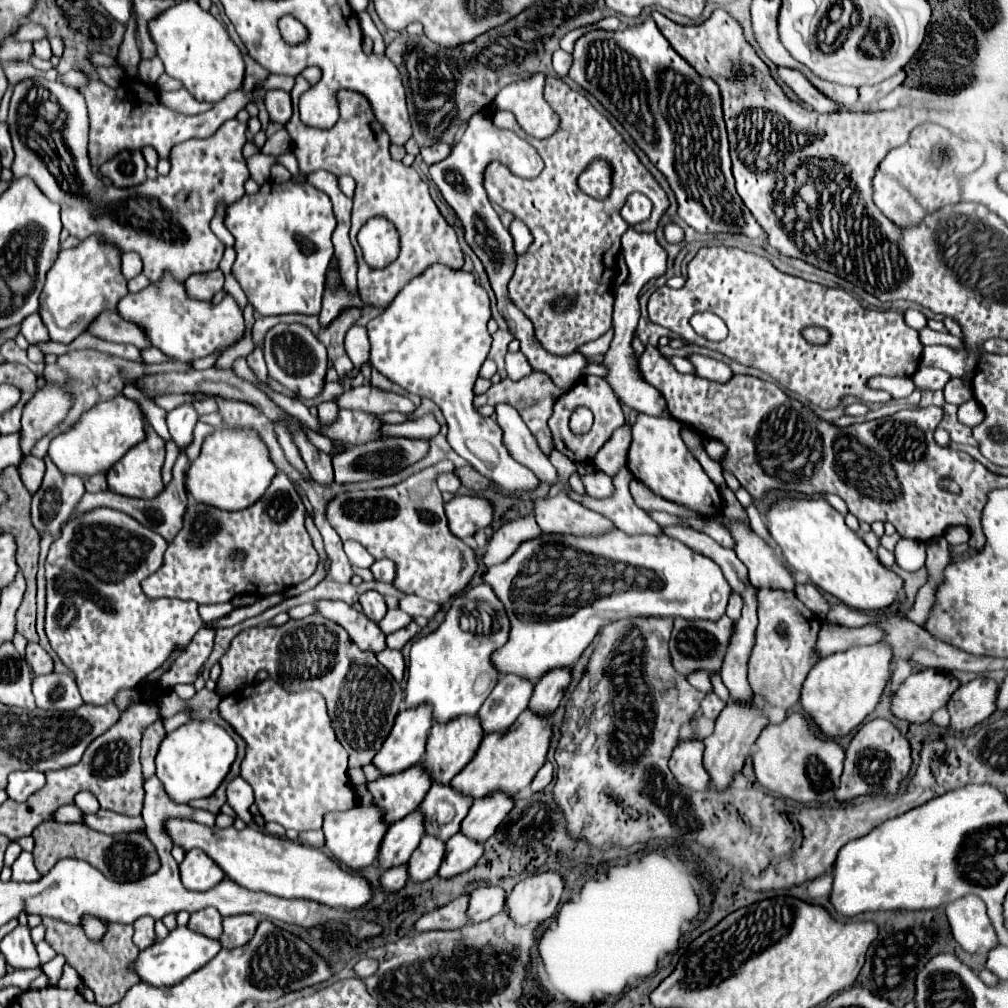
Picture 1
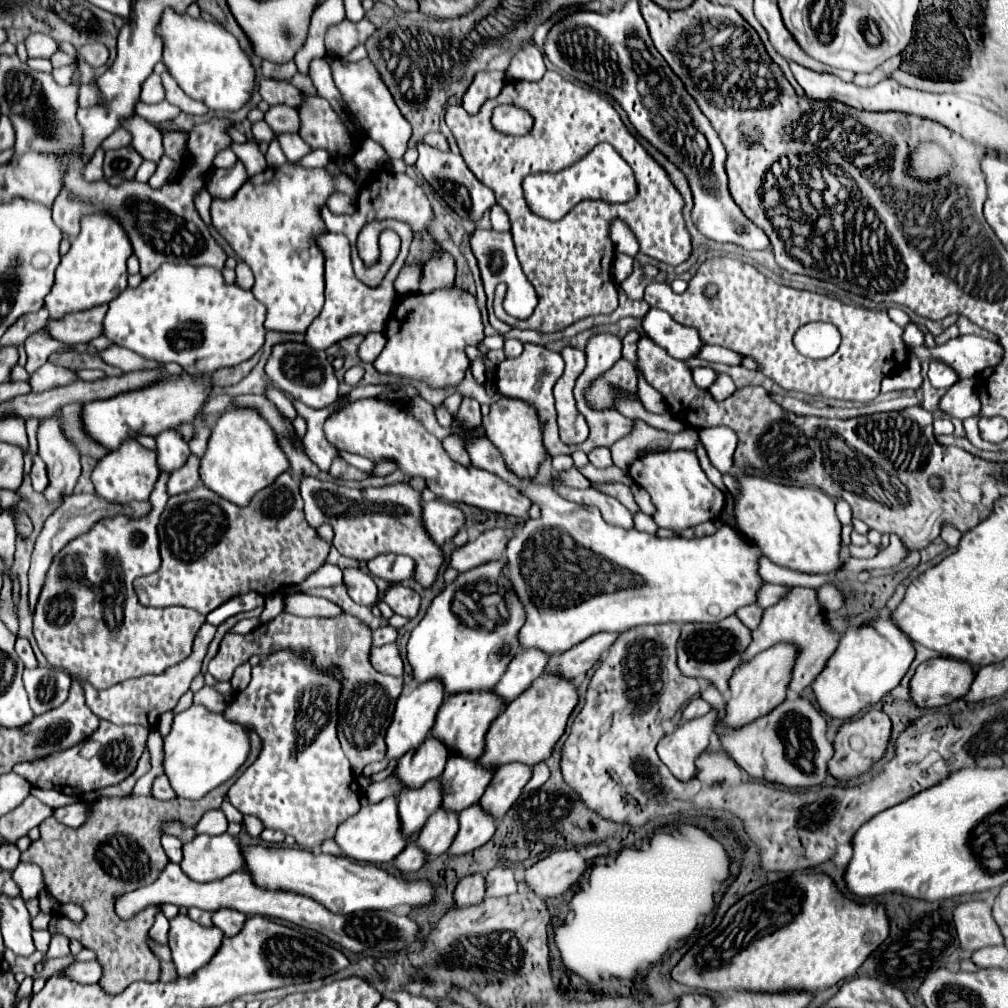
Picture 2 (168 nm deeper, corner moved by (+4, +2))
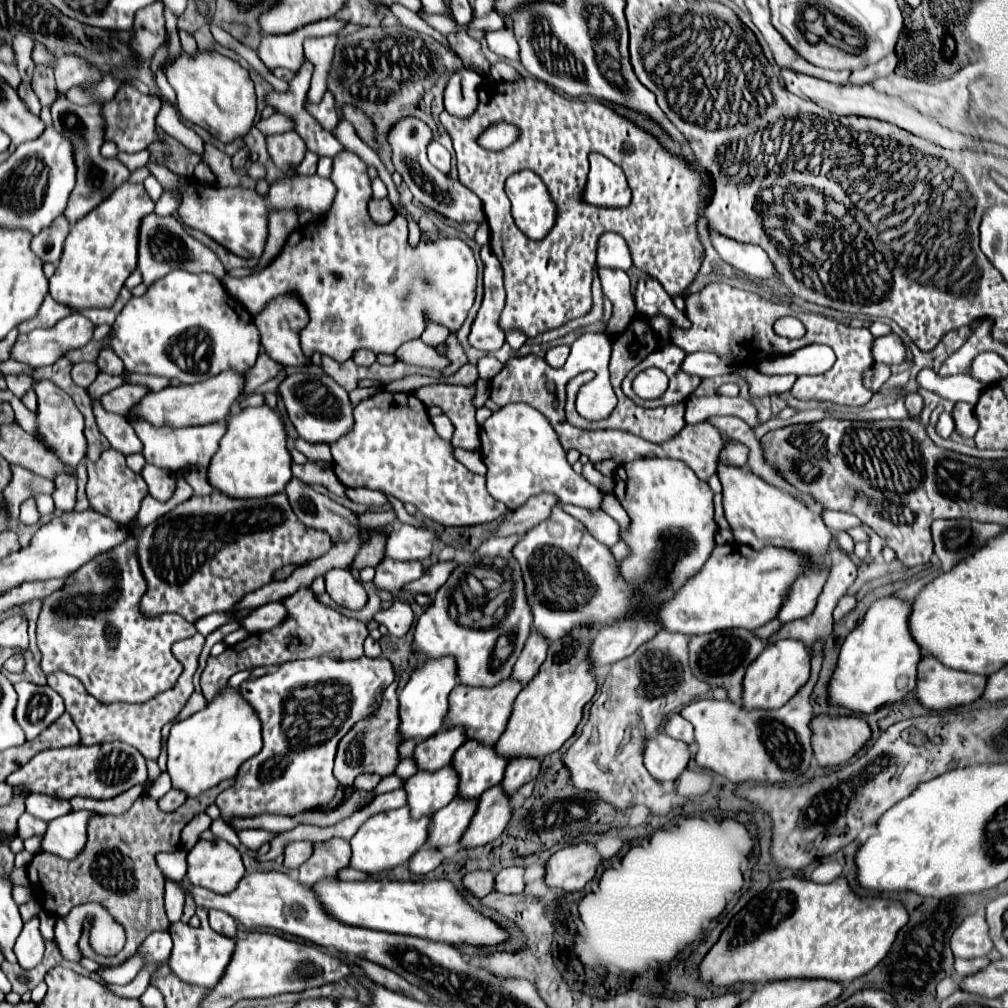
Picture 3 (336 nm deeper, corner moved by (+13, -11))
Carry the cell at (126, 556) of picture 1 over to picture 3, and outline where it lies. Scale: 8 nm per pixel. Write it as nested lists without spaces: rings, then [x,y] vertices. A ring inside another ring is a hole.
[[[131,523],[131,535],[123,545],[85,563],[81,569],[67,577],[63,589],[55,591],[45,599],[37,623],[37,645],[43,653],[43,673],[65,671],[77,677],[85,685],[85,689],[101,703],[145,703],[157,693],[173,689],[179,675],[183,673],[183,665],[173,657],[171,645],[179,639],[187,639],[197,633],[195,625],[185,621],[177,613],[161,613],[155,617],[147,617],[141,613],[139,601],[145,595],[147,583],[139,569],[135,545],[135,525]]]

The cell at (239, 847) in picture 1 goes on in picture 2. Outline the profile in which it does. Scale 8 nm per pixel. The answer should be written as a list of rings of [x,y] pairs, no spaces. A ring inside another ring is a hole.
[[[240,846],[244,856],[244,872],[250,872],[250,878],[258,888],[298,892],[310,896],[324,904],[334,914],[352,914],[360,910],[388,910],[398,904],[422,906],[432,900],[434,890],[428,882],[404,882],[396,876],[390,876],[374,864],[354,862],[344,856],[332,856],[322,852],[304,850],[298,846]]]

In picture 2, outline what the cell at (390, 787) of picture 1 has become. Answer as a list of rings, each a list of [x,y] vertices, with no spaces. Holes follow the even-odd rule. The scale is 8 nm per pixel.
[[[428,736],[416,750],[398,760],[392,776],[396,776],[404,788],[422,788],[422,784],[442,774],[448,756],[446,746]]]

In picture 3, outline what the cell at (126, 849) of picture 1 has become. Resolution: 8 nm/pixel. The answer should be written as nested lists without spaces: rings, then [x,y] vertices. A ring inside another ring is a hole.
[[[229,781],[209,789],[209,793],[203,793],[201,797],[191,797],[171,813],[161,811],[153,797],[141,795],[123,815],[95,815],[87,827],[87,845],[73,861],[65,861],[53,853],[37,853],[33,857],[27,867],[27,877],[35,899],[58,917],[65,917],[75,905],[89,901],[97,901],[107,907],[109,913],[125,927],[127,943],[115,957],[105,959],[105,963],[113,967],[125,963],[149,933],[169,929],[171,925],[163,905],[165,875],[157,867],[155,855],[179,849],[183,827],[197,813],[205,811],[205,807],[211,805],[227,785]]]

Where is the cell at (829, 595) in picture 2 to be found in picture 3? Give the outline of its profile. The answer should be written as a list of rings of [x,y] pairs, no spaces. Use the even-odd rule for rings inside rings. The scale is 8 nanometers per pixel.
[[[845,595],[845,597],[837,603],[837,607],[835,607],[835,611],[833,611],[833,619],[839,621],[843,615],[847,615],[847,613],[855,607],[855,603],[857,603],[857,599],[855,599],[853,595]]]

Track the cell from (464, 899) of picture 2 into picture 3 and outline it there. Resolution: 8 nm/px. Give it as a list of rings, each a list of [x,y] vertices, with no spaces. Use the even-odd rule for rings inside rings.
[[[471,871],[463,875],[463,887],[469,889],[479,899],[491,893],[493,885],[495,885],[495,875],[491,871]]]

